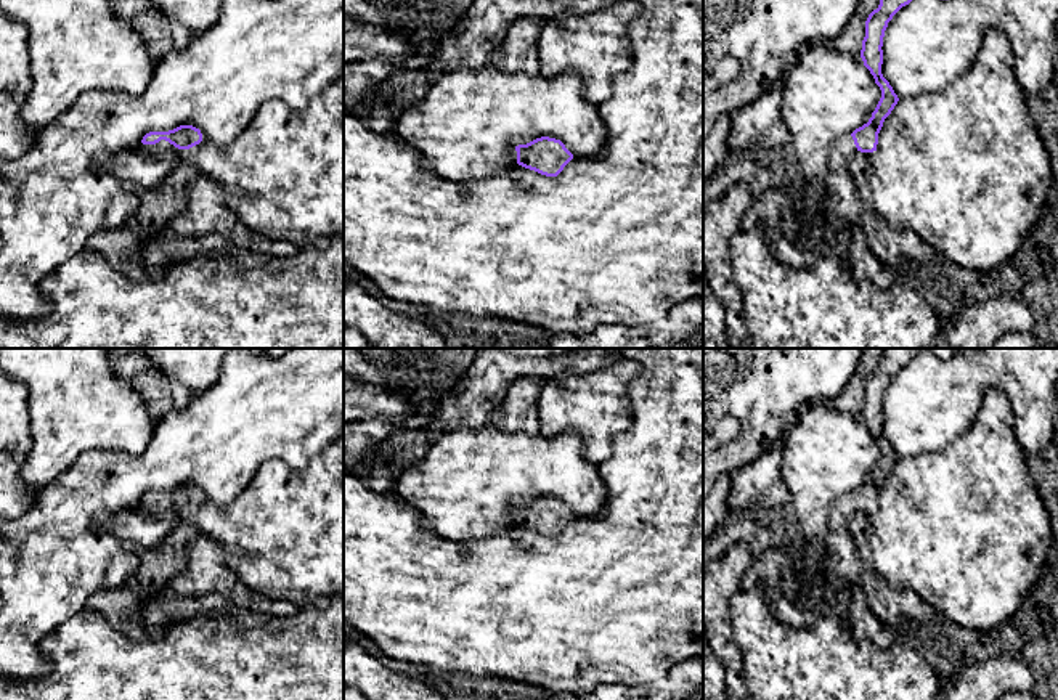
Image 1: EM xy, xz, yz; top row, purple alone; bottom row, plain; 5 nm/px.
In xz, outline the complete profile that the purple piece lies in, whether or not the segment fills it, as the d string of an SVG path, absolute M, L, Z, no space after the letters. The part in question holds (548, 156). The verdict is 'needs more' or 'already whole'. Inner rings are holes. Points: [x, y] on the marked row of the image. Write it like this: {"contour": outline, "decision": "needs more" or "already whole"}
{"contour": "M541 136L515 146L517 164L546 177L557 177L573 159L560 140Z", "decision": "already whole"}

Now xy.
{"contour": "M180 125L169 132L149 132L136 144L138 151L149 157L164 157L178 149L189 149L202 141L202 133L193 125Z", "decision": "needs more"}

